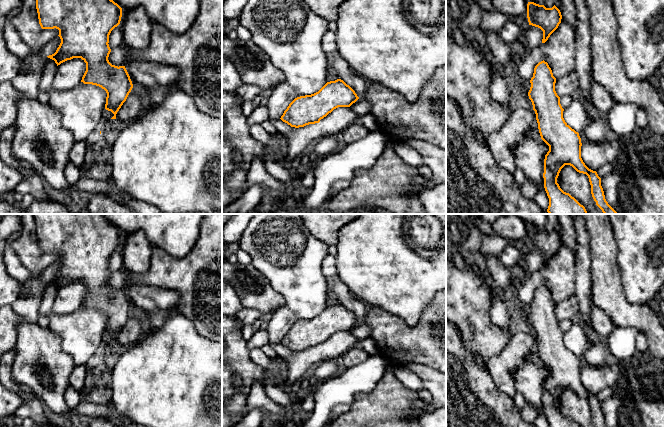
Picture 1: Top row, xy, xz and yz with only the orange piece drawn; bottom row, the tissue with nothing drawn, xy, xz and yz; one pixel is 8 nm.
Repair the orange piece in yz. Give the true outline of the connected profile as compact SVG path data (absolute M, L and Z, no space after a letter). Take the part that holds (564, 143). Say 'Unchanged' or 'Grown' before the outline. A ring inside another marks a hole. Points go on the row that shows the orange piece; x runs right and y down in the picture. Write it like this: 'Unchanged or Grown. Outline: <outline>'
Unchanged. Outline: M543 60L535 66L530 83L531 87L528 96L536 114L539 133L541 139L549 146L549 151L544 159L543 173L544 188L549 198L547 212L549 214L588 214L585 207L569 193L564 192L557 183L557 178L561 169L565 165L570 165L577 172L588 176L592 197L602 212L604 214L617 214L605 199L604 191L601 186L601 178L596 171L589 169L581 158L581 138L579 133L572 129L563 118L564 109L560 104L560 97L555 91L556 78L553 76L552 70L547 62Z

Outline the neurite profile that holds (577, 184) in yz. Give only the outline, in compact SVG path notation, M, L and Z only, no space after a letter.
M565 165L559 173L557 183L564 192L569 193L583 205L588 214L604 214L592 197L591 185L586 174Z

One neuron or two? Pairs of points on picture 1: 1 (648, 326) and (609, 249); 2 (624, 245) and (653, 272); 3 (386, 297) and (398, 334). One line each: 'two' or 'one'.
1: one
2: one
3: two

